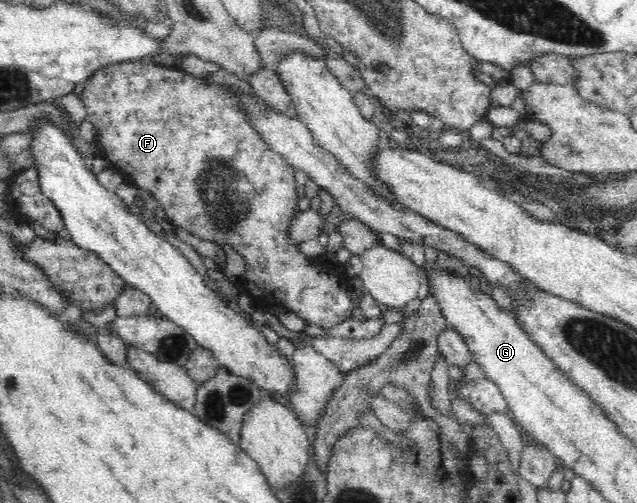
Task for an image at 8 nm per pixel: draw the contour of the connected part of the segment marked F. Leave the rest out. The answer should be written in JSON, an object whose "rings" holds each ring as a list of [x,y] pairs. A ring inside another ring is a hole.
{"rings":[[[147,60],[124,61],[114,63],[113,65],[104,66],[98,69],[87,81],[84,82],[84,90],[80,94],[82,102],[85,104],[87,112],[87,120],[92,122],[97,130],[97,144],[101,156],[110,162],[109,166],[112,170],[122,170],[125,174],[125,180],[129,181],[136,188],[143,188],[152,193],[152,196],[158,202],[159,207],[163,208],[174,224],[191,232],[194,236],[212,242],[226,242],[232,244],[234,250],[238,252],[245,261],[246,272],[242,275],[244,282],[242,293],[246,293],[255,303],[257,310],[267,312],[267,309],[285,306],[286,310],[290,310],[304,320],[306,325],[321,326],[328,329],[344,320],[352,318],[352,310],[356,307],[350,299],[349,288],[352,279],[346,274],[345,266],[335,265],[328,261],[327,255],[312,258],[309,260],[300,249],[297,242],[291,240],[288,234],[289,226],[294,220],[298,211],[296,204],[300,199],[298,197],[297,184],[295,181],[295,168],[290,166],[286,159],[272,150],[267,142],[259,135],[254,126],[251,126],[247,117],[247,112],[239,104],[239,100],[225,90],[225,87],[216,84],[207,85],[204,81],[205,76],[196,77],[186,73],[182,68],[166,66],[162,64],[154,64]]]}

